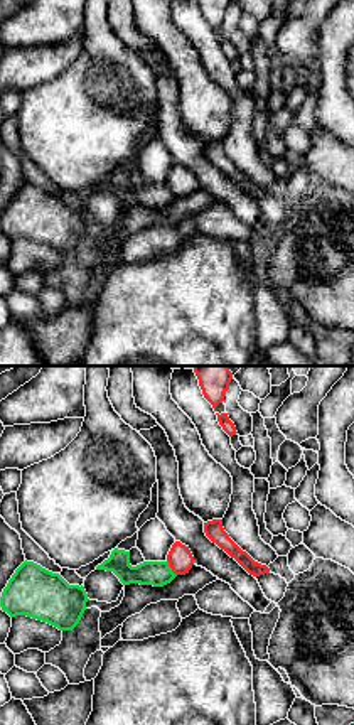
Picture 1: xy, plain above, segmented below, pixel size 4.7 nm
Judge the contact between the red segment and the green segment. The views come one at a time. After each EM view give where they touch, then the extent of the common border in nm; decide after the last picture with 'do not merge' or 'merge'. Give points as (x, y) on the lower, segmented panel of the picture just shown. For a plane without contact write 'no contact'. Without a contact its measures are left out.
contact (171, 567); length 90 nm

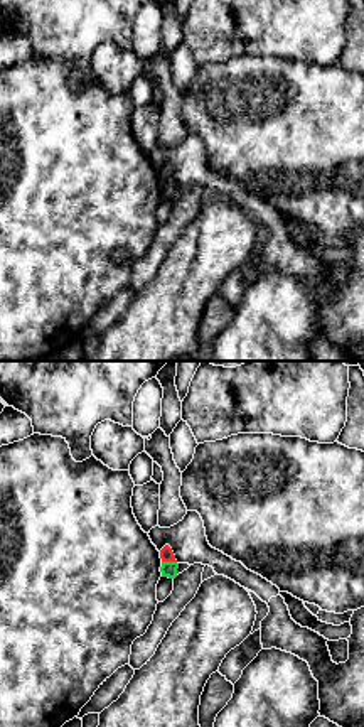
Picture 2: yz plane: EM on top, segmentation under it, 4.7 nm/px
contact (169, 560); length 70 nm

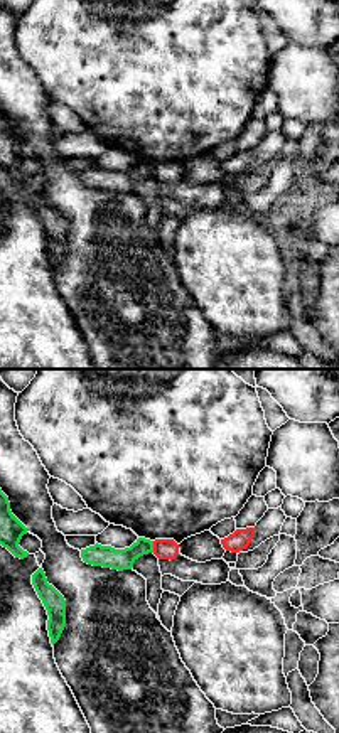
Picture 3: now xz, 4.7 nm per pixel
contact (154, 546); length 60 nm

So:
do not merge

